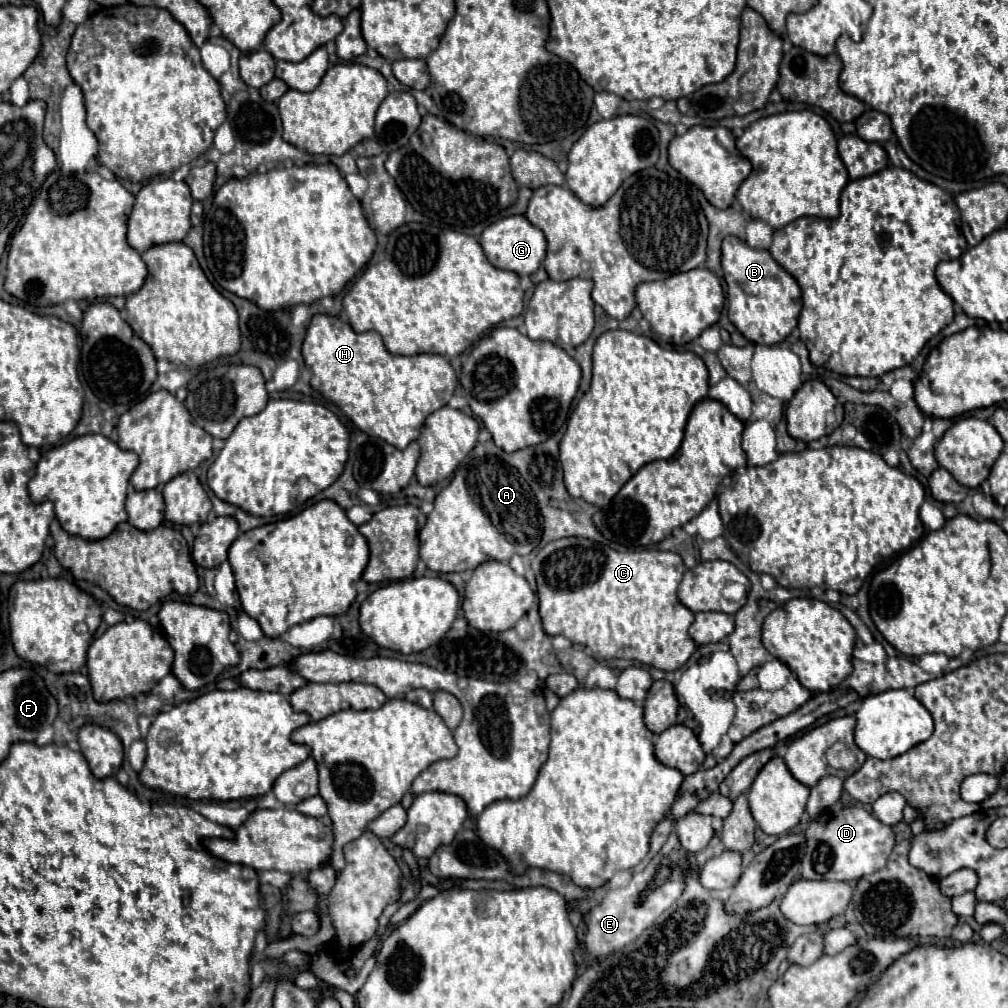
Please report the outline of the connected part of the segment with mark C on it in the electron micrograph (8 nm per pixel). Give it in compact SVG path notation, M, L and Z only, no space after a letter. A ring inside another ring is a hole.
M567 537L547 543L539 549L533 571L537 575L539 613L547 635L563 635L571 643L583 645L595 661L631 659L663 671L675 671L687 663L695 651L695 641L687 629L693 623L693 611L677 599L677 585L685 573L683 559L671 551L641 549L641 551L613 551L599 547L599 543L579 537Z

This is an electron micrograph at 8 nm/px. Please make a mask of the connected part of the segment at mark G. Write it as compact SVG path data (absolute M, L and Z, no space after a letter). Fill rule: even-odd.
M511 215L511 217L499 219L497 223L489 225L481 233L479 243L493 267L507 269L517 275L533 275L541 267L545 253L547 253L547 241L545 241L543 231L531 225L523 215Z

